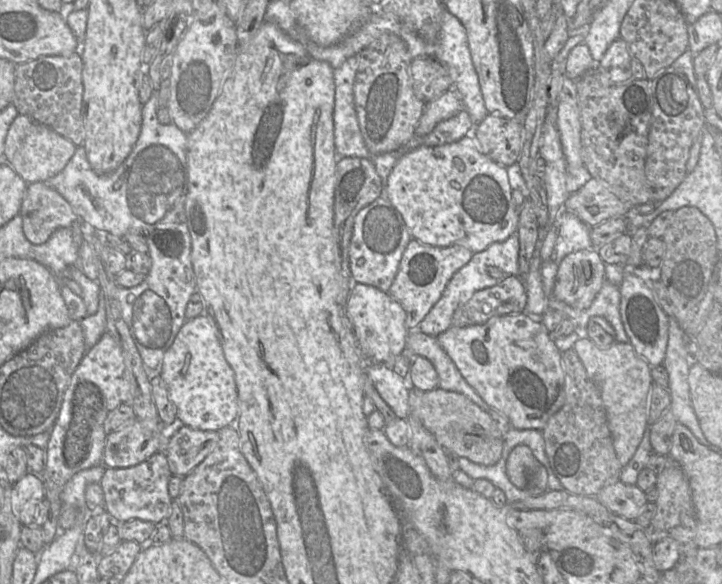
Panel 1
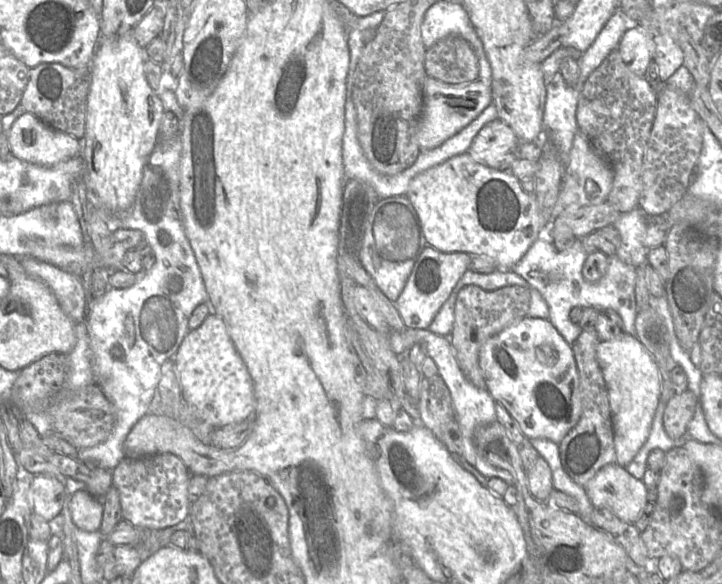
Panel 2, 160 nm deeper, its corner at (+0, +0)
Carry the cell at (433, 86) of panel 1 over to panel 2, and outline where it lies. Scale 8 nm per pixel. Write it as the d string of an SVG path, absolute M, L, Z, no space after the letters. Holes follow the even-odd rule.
M452 34L441 39L425 53L426 76L448 84L463 84L479 79L477 57L470 44Z

